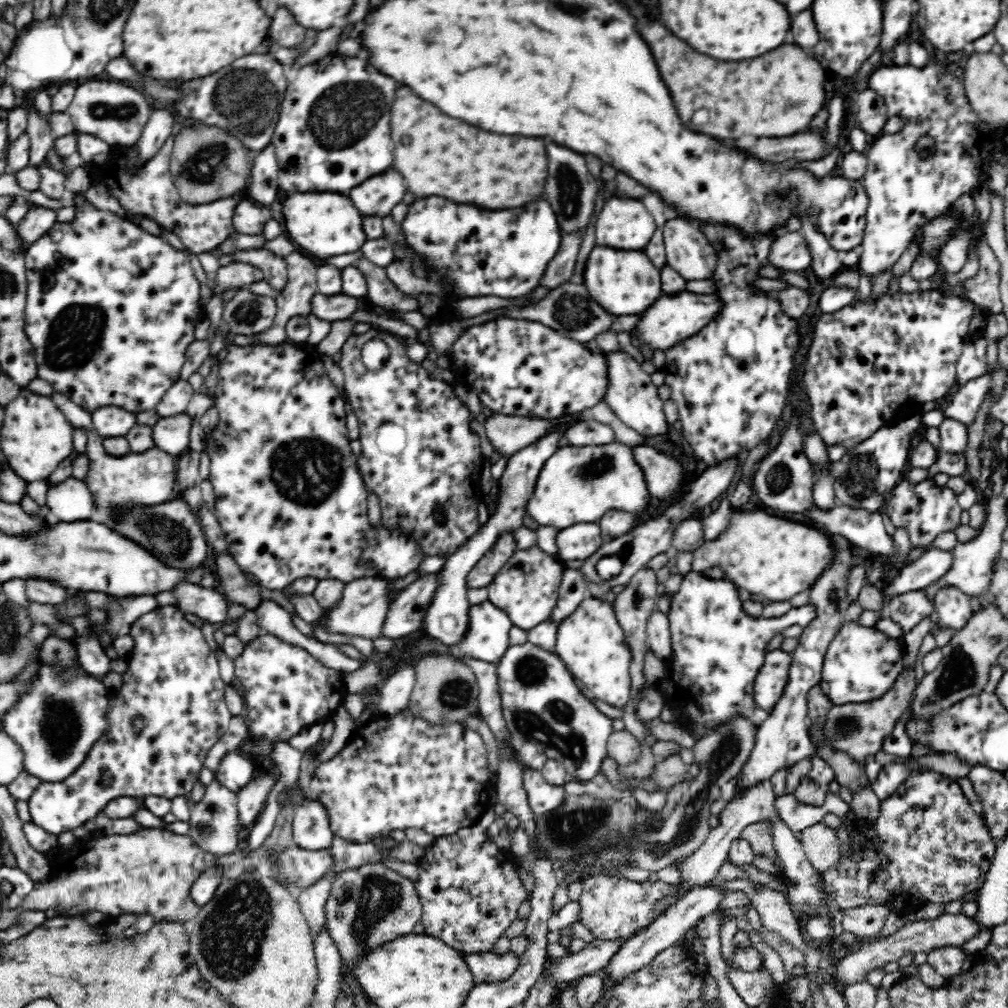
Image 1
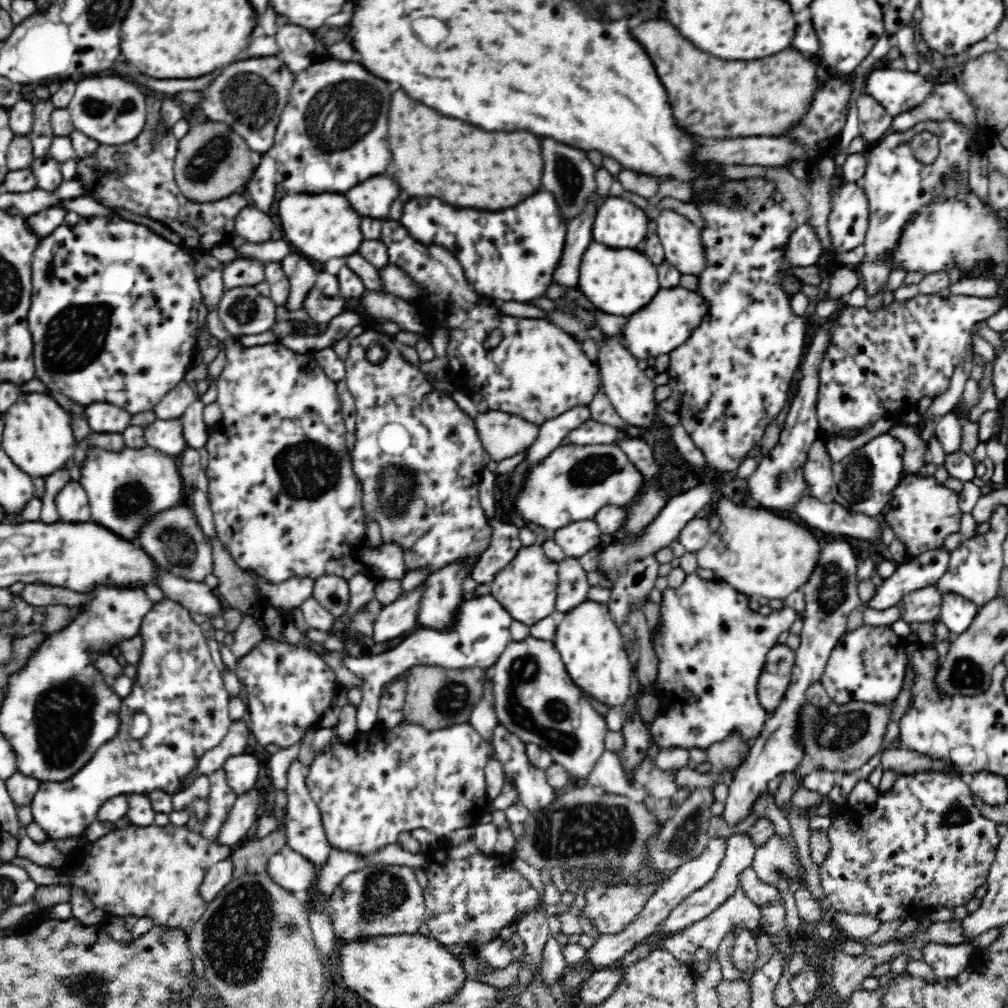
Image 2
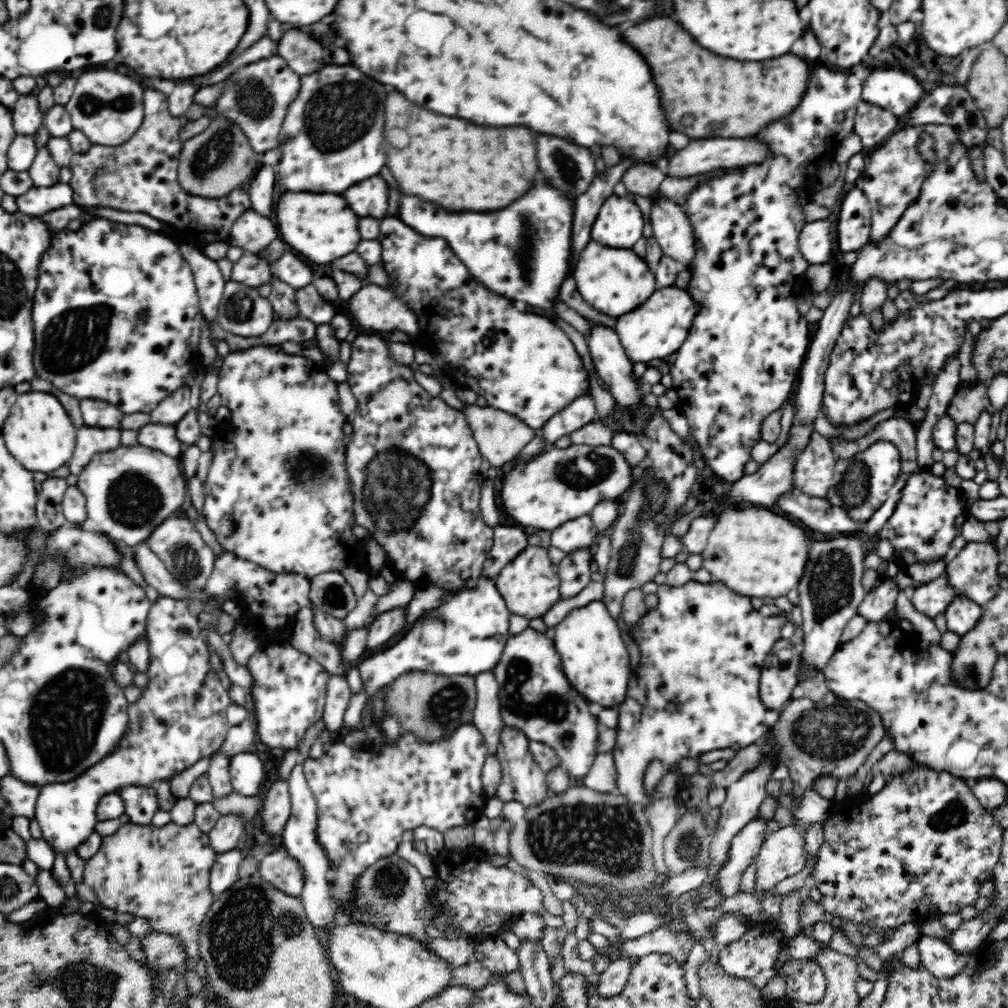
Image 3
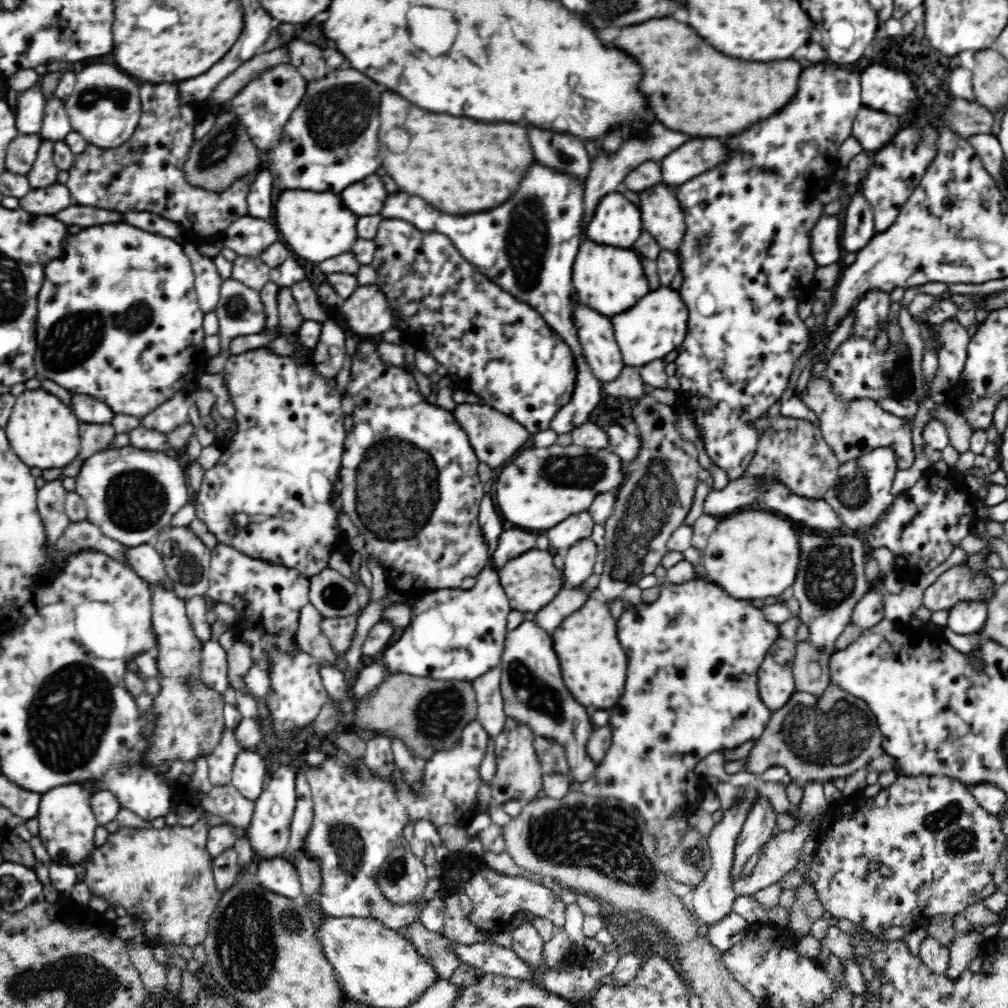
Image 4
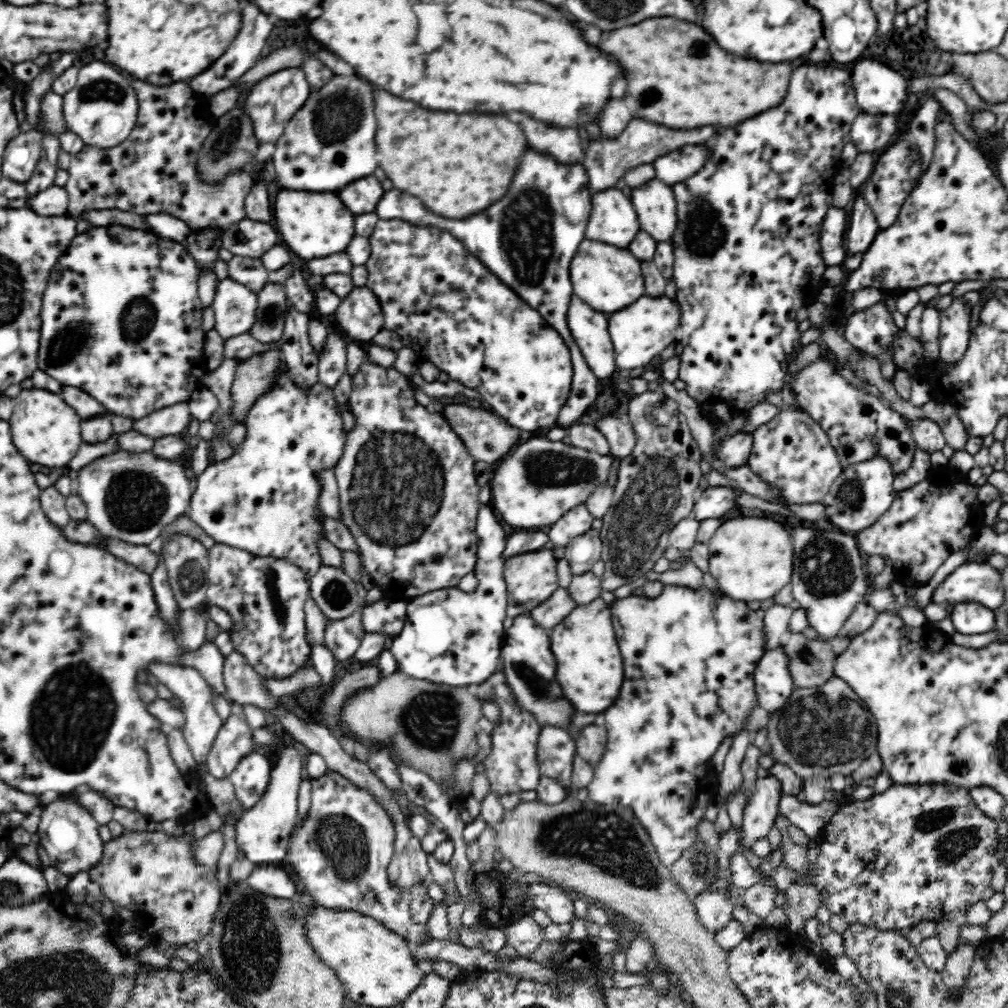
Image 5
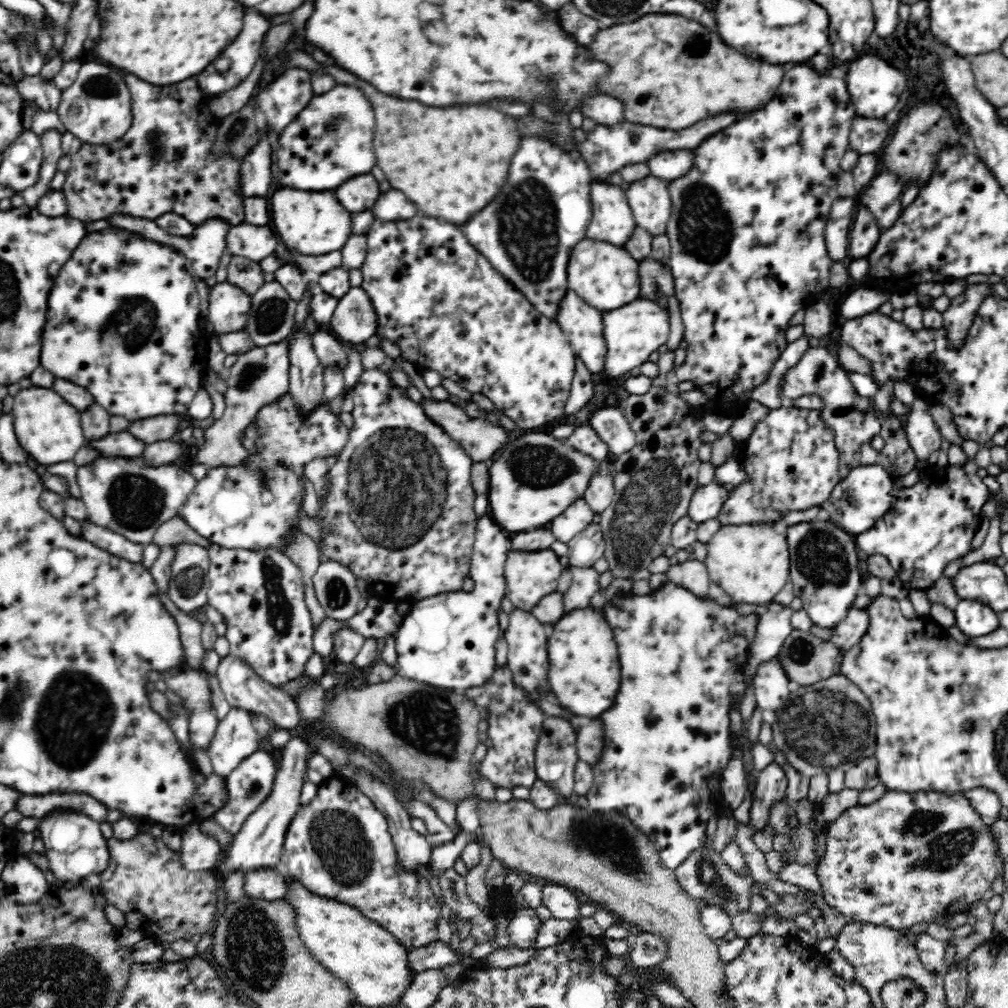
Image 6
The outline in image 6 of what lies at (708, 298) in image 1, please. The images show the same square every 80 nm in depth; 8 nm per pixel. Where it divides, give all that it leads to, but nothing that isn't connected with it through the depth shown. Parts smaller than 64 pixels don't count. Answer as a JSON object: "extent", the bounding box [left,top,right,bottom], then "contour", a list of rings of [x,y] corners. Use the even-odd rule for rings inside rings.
{"extent":[604,297,670,378],"contour":[[[641,297],[622,308],[604,313],[604,339],[608,348],[605,358],[606,374],[616,378],[626,372],[637,372],[644,362],[663,351],[670,335],[669,318],[668,306],[663,307],[656,301]]]}

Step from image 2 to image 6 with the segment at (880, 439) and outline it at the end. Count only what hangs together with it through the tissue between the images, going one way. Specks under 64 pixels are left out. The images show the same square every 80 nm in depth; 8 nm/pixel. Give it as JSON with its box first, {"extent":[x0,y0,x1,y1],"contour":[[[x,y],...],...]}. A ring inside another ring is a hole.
{"extent":[822,464,893,536],"contour":[[[862,464],[850,470],[844,478],[840,478],[834,486],[832,494],[822,502],[822,516],[831,523],[840,526],[842,530],[854,536],[870,530],[879,518],[888,512],[891,505],[891,490],[893,478],[889,470],[881,464]]]}

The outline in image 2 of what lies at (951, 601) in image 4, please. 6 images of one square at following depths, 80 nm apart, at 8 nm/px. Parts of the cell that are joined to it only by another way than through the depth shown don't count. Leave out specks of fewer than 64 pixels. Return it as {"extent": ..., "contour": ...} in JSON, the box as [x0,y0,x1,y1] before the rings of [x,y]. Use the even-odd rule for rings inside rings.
{"extent":[894,585,943,628],"contour":[[[936,585],[913,590],[894,604],[897,618],[902,619],[912,628],[915,624],[936,620],[936,616],[940,614],[942,594],[943,592],[938,590]]]}

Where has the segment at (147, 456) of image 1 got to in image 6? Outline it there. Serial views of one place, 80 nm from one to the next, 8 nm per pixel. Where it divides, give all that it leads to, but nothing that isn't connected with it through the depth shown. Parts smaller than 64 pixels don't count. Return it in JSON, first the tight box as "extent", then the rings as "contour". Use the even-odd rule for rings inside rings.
{"extent":[77,455,197,546],"contour":[[[143,455],[126,458],[125,456],[100,456],[90,464],[78,467],[77,483],[80,498],[86,505],[88,519],[94,525],[110,529],[130,540],[134,544],[146,546],[154,542],[153,538],[159,526],[176,517],[197,481],[191,473],[177,464],[147,464]]]}

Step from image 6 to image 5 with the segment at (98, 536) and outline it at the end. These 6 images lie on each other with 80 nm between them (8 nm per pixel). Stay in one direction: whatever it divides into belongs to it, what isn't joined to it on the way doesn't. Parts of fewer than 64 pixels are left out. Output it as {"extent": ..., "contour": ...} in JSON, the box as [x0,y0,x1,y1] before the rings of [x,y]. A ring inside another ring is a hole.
{"extent":[107,538,160,576],"contour":[[[108,538],[107,552],[116,555],[119,559],[150,576],[160,564],[159,555],[152,552],[149,546],[134,546],[123,542],[123,540]]]}

